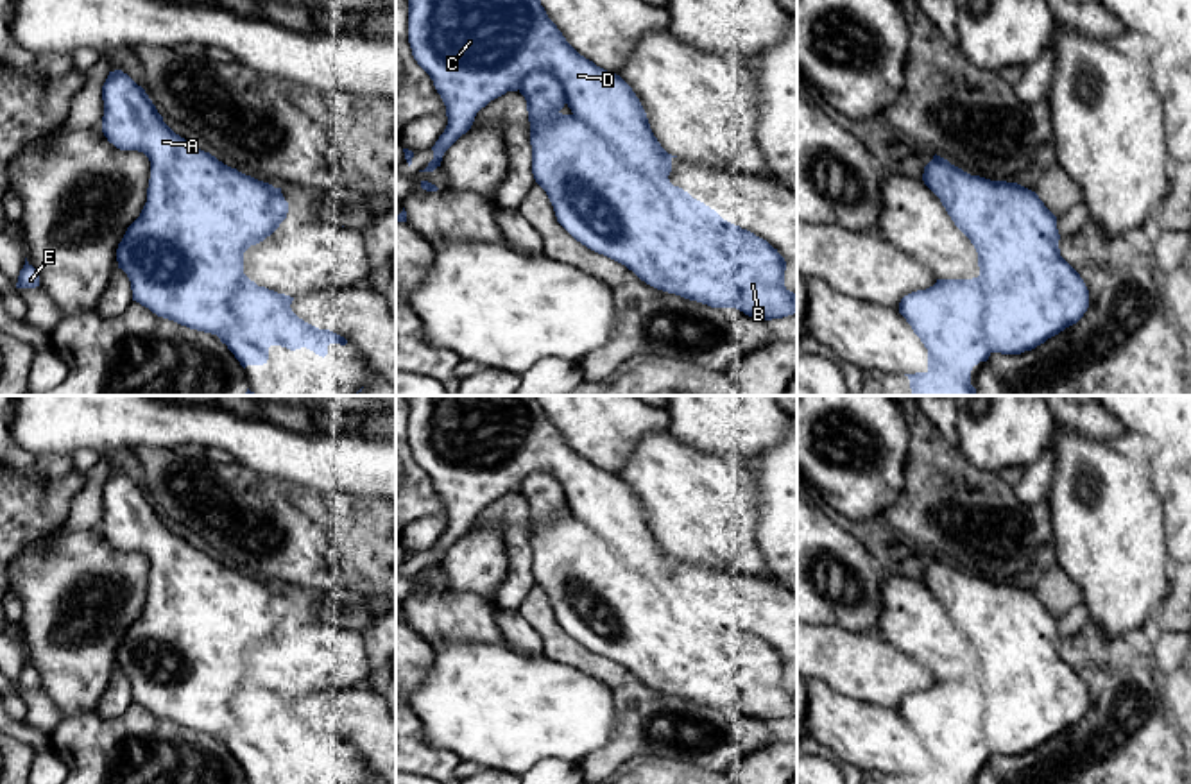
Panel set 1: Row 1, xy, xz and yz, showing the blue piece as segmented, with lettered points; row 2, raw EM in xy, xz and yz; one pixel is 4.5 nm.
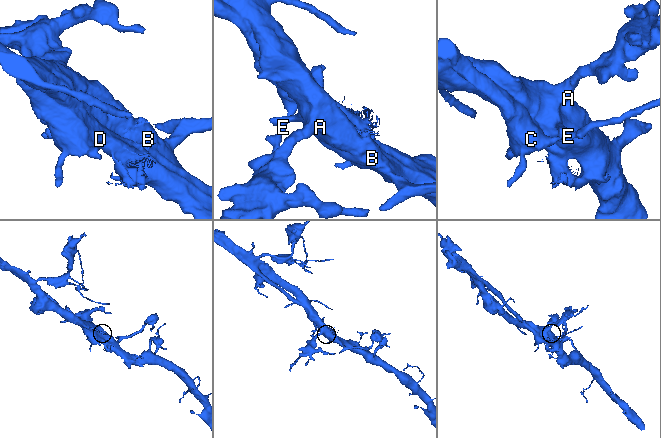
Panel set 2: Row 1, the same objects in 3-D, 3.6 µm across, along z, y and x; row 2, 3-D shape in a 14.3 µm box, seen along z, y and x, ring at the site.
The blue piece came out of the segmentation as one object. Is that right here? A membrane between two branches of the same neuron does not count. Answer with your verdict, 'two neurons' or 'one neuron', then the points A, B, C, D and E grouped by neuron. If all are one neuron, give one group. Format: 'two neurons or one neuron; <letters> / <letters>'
two neurons; A B / C D E

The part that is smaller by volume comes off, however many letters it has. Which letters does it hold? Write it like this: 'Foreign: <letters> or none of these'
Foreign: C, D, E

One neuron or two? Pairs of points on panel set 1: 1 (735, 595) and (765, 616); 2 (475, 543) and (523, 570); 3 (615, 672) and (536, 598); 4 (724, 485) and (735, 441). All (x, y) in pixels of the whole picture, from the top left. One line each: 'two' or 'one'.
1: one
2: two
3: one
4: two

